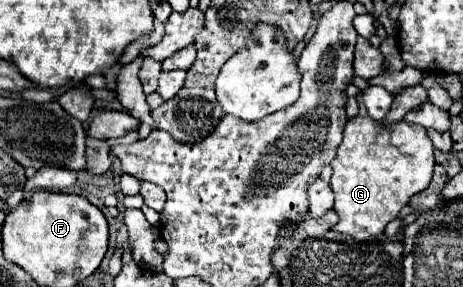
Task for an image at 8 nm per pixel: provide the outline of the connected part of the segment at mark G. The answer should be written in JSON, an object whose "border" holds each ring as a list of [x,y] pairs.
{"border":[[[352,117],[344,127],[344,139],[332,165],[330,187],[336,203],[334,211],[340,221],[334,225],[338,233],[350,235],[354,241],[366,241],[384,233],[384,227],[396,219],[398,211],[412,195],[430,185],[434,169],[434,147],[426,129],[410,123],[382,123],[372,117]]]}

